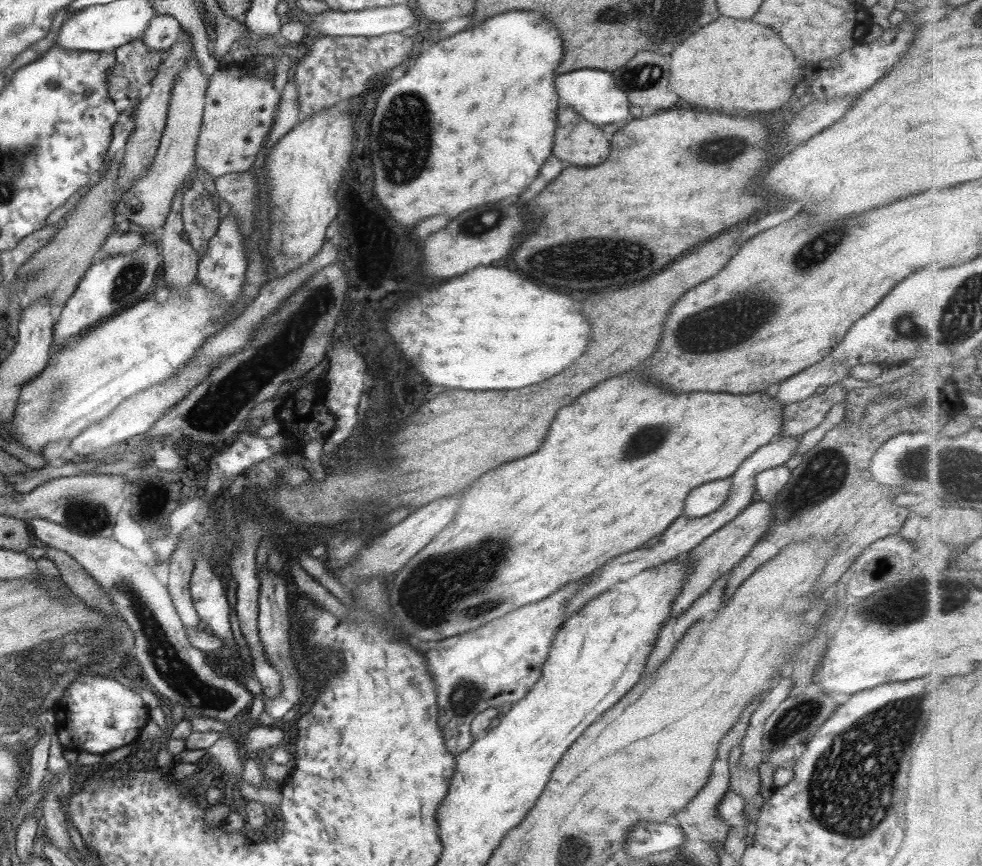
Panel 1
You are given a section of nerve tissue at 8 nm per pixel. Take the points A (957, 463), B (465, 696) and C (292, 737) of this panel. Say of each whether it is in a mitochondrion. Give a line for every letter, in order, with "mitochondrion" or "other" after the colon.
A: mitochondrion
B: mitochondrion
C: other

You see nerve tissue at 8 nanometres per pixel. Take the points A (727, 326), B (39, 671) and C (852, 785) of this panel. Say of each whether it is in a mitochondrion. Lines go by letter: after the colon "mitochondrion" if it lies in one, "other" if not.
A: mitochondrion
B: mitochondrion
C: mitochondrion

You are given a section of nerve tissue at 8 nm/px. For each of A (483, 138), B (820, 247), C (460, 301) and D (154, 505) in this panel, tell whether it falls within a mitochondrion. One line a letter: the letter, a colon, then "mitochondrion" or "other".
A: other
B: mitochondrion
C: other
D: other

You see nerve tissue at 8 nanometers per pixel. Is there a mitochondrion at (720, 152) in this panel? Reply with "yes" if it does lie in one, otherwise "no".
yes

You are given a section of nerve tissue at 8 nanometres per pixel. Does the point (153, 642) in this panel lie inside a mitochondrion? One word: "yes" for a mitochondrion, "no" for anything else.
yes

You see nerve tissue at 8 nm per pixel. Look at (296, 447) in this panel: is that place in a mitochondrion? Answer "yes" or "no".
no

